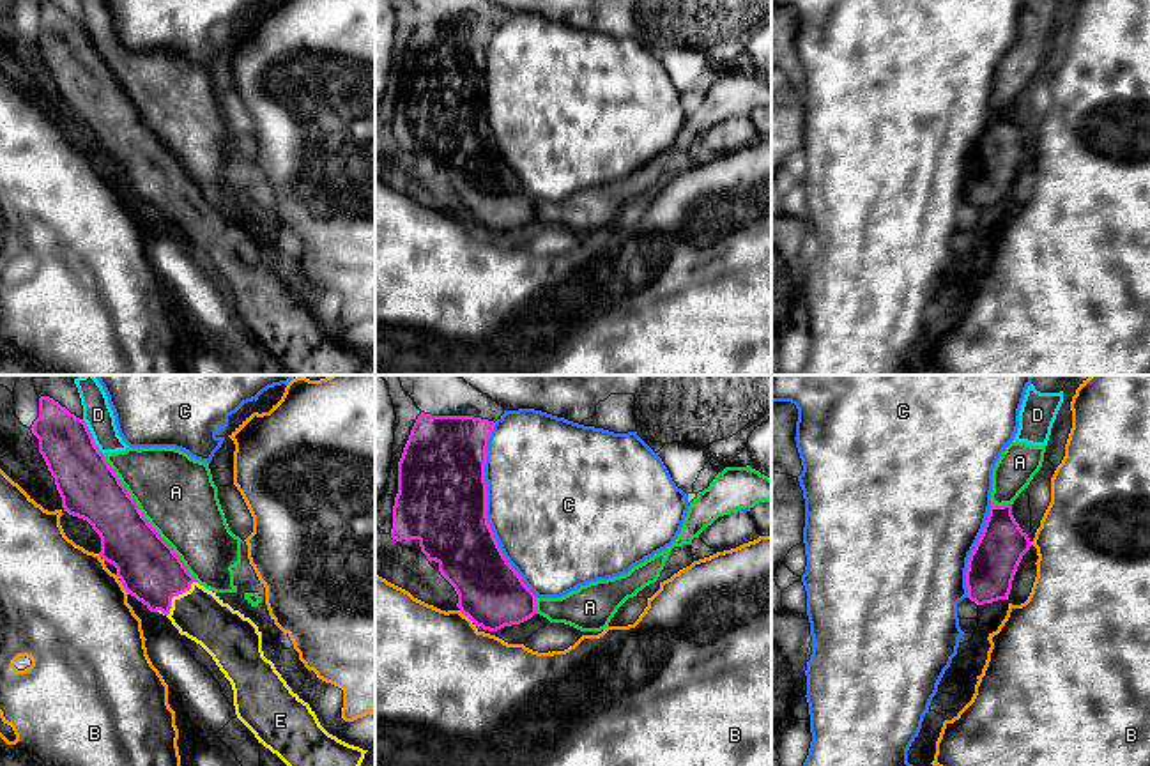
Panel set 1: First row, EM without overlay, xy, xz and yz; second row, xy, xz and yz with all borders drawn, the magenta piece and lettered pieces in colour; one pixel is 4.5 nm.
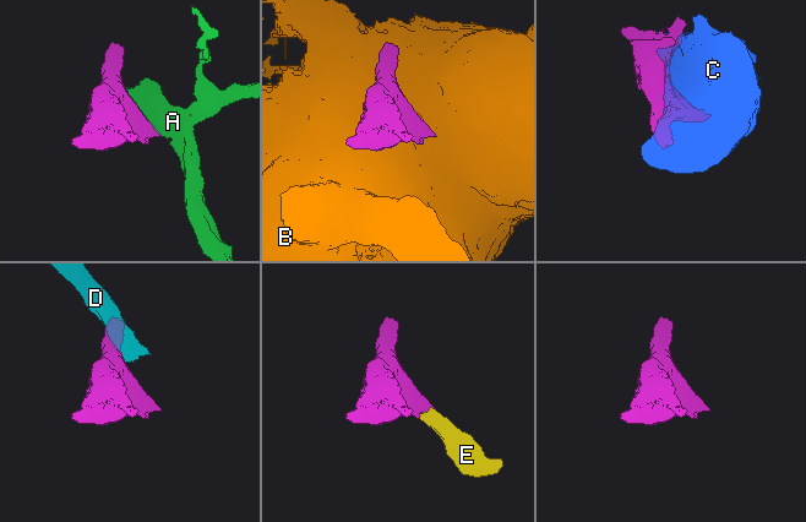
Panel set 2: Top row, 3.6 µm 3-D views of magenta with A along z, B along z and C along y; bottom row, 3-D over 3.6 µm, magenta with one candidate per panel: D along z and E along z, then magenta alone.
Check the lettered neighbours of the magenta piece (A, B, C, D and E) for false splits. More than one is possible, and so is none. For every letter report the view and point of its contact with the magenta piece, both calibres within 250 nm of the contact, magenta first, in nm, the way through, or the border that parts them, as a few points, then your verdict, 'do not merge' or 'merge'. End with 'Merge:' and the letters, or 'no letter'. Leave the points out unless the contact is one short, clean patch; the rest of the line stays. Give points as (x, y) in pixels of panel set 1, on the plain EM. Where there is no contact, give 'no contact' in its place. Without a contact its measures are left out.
A: contact xy (145, 122); calibres 280 and 360 nm; do not merge
B: contact xz (467, 220); calibres 300 and 460 nm; border xz (459, 214), (476, 229); do not merge
C: contact xz (485, 114); calibres 400 and 500 nm; do not merge
D: contact xy (92, 41); calibres 280 and 140 nm; do not merge
E: contact xy (170, 204); calibres 280 and 240 nm; way xy (147, 170), (170, 195), (170, 204), (183, 204), (199, 218); merge
Merge: E

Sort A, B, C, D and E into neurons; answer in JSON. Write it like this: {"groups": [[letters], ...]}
{"groups": [["A", "D"], ["B"], ["C"], ["E"]]}

